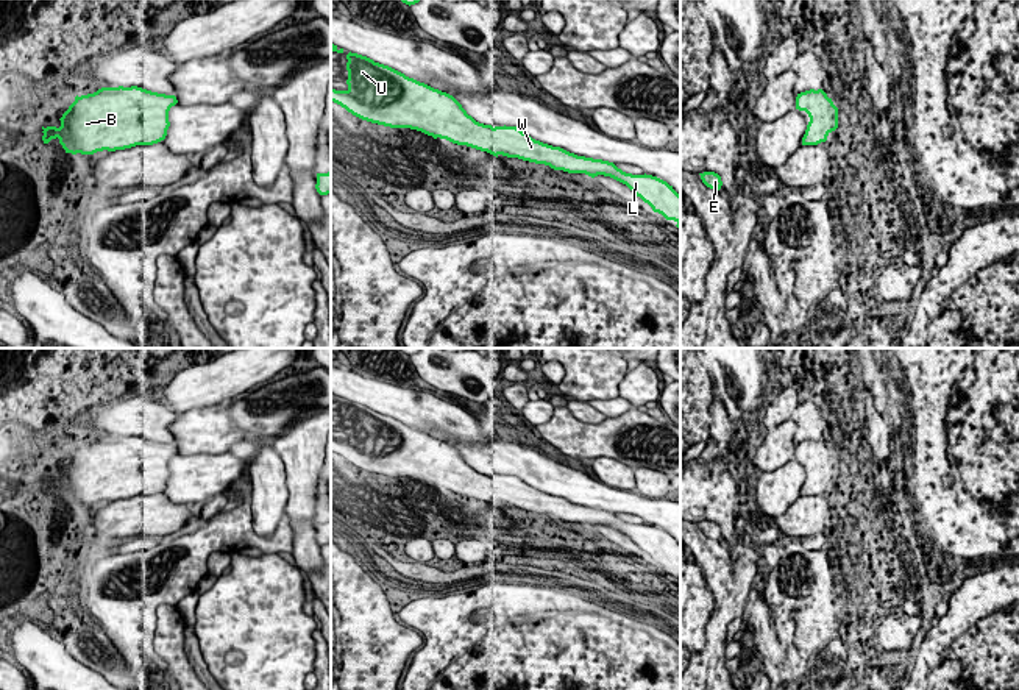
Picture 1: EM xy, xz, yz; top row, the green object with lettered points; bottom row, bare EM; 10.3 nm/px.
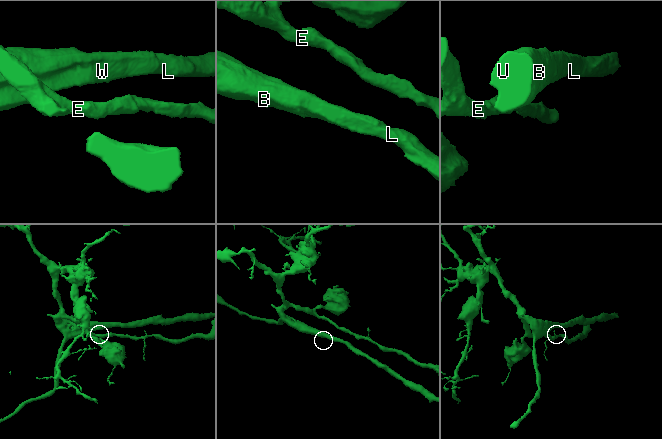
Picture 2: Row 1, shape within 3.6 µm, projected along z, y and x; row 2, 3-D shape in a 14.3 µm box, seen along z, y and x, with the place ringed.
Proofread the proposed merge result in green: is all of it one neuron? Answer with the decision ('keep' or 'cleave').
keep

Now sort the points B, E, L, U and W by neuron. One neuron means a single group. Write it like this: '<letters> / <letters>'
B E L U W

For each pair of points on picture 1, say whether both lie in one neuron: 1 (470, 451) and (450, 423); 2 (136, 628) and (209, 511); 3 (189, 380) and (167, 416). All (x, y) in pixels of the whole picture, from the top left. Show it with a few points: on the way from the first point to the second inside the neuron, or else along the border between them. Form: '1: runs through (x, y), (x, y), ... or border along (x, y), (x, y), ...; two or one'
1: border along (487, 437), (478, 444), (447, 442); two
2: border along (220, 511), (211, 519); two
3: border along (164, 403), (180, 414); two

